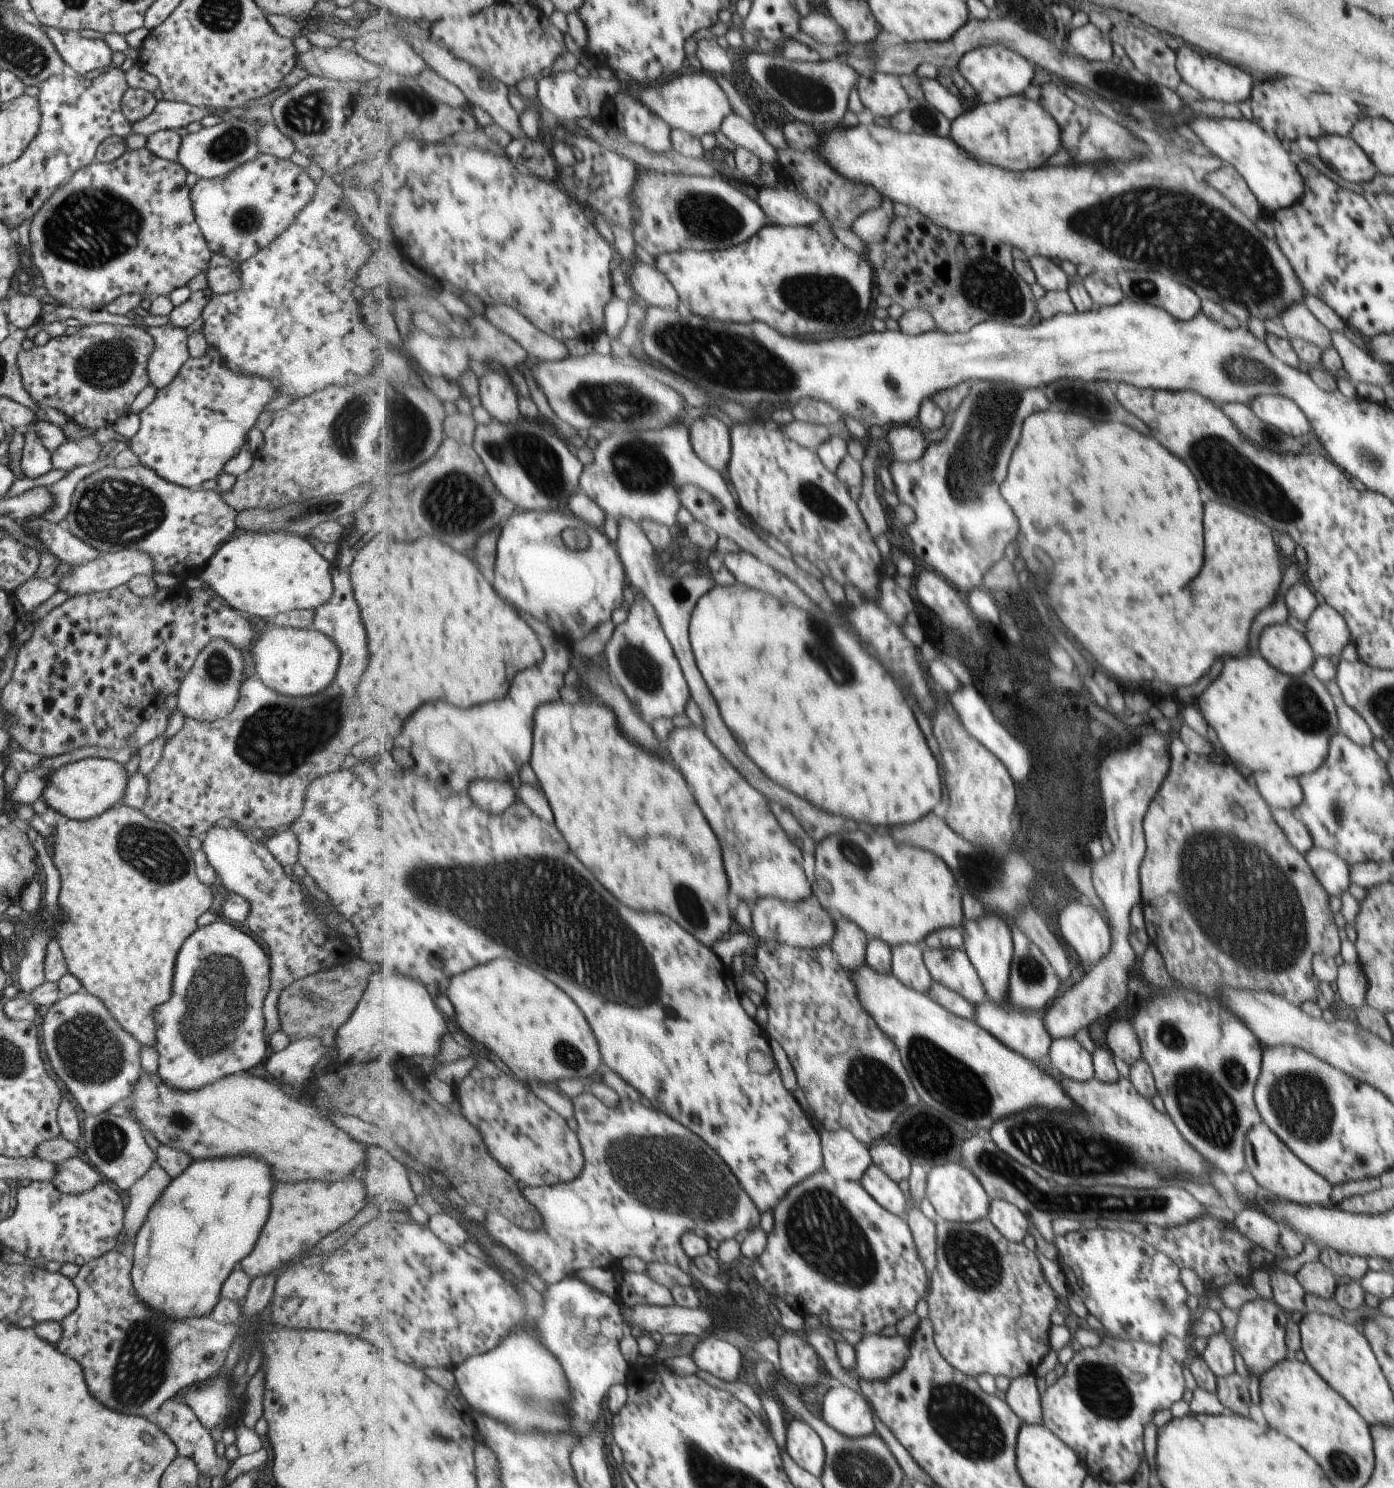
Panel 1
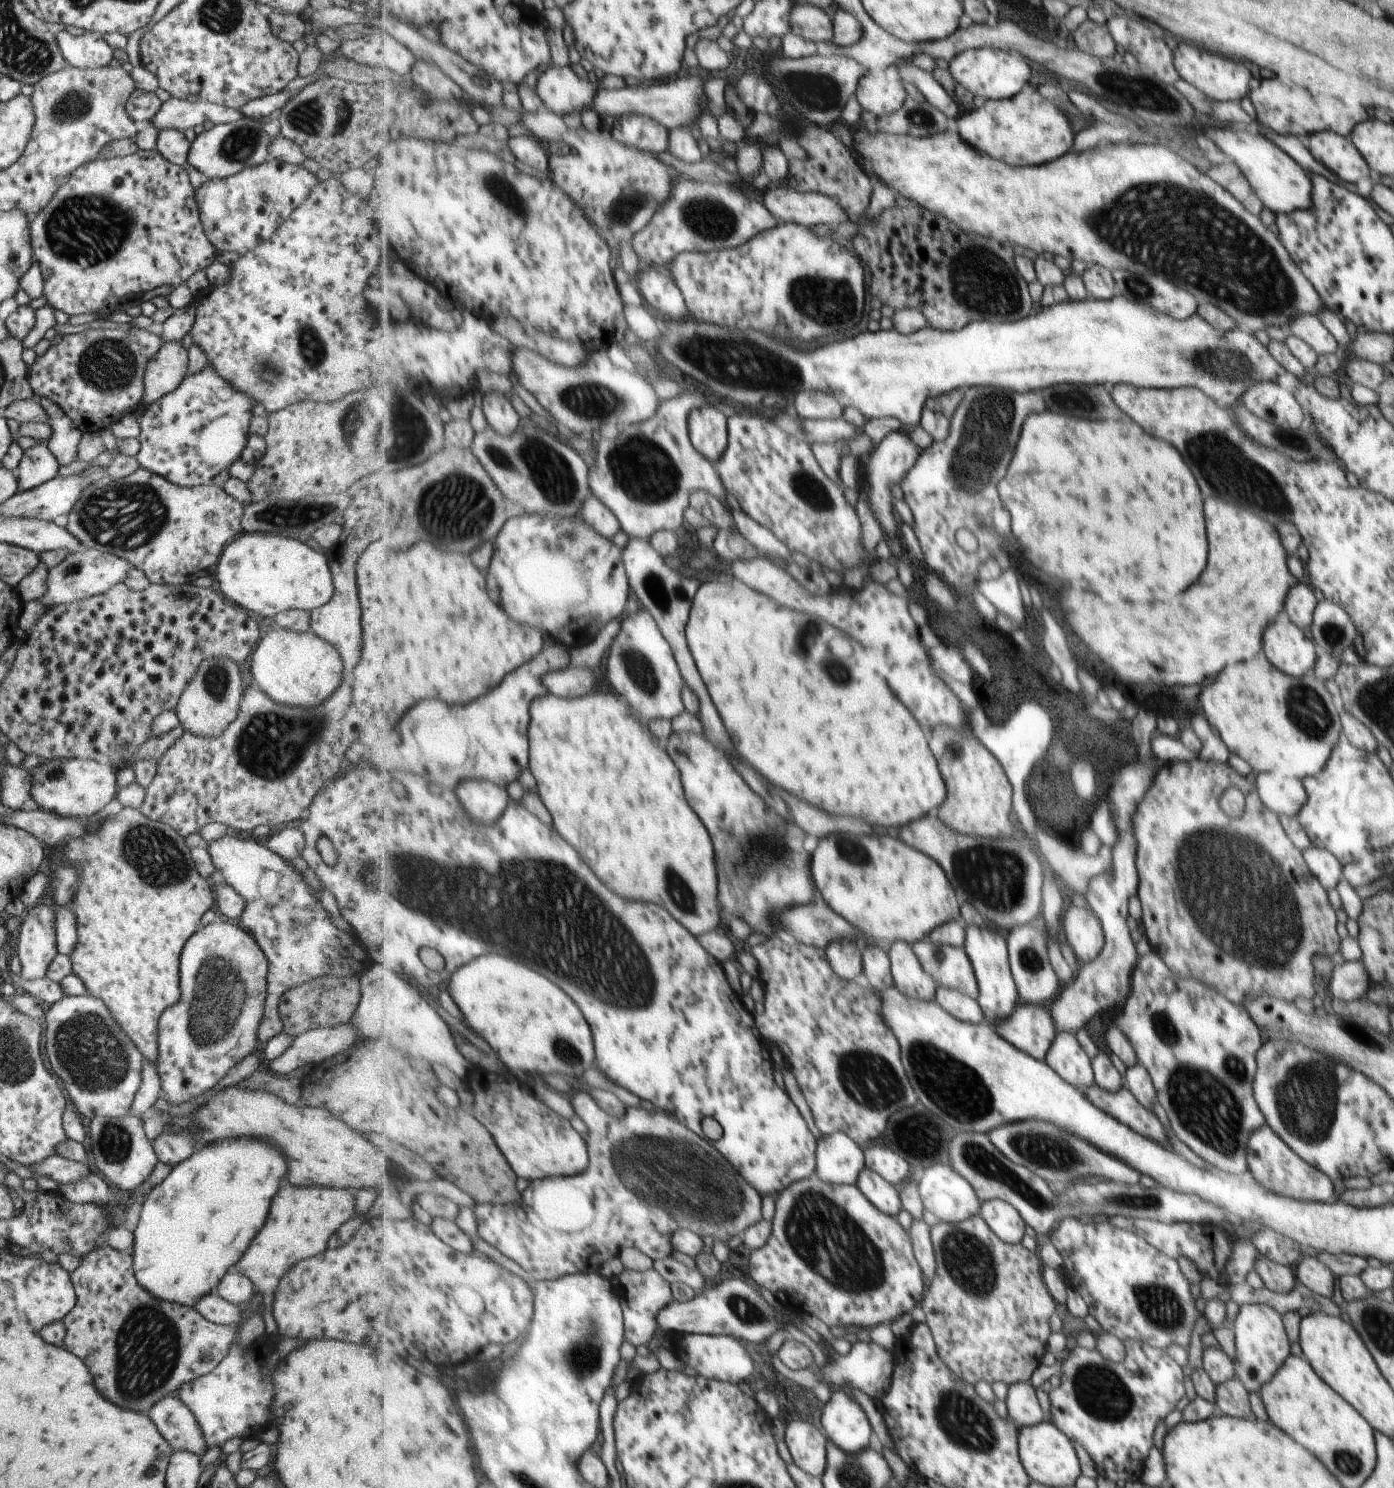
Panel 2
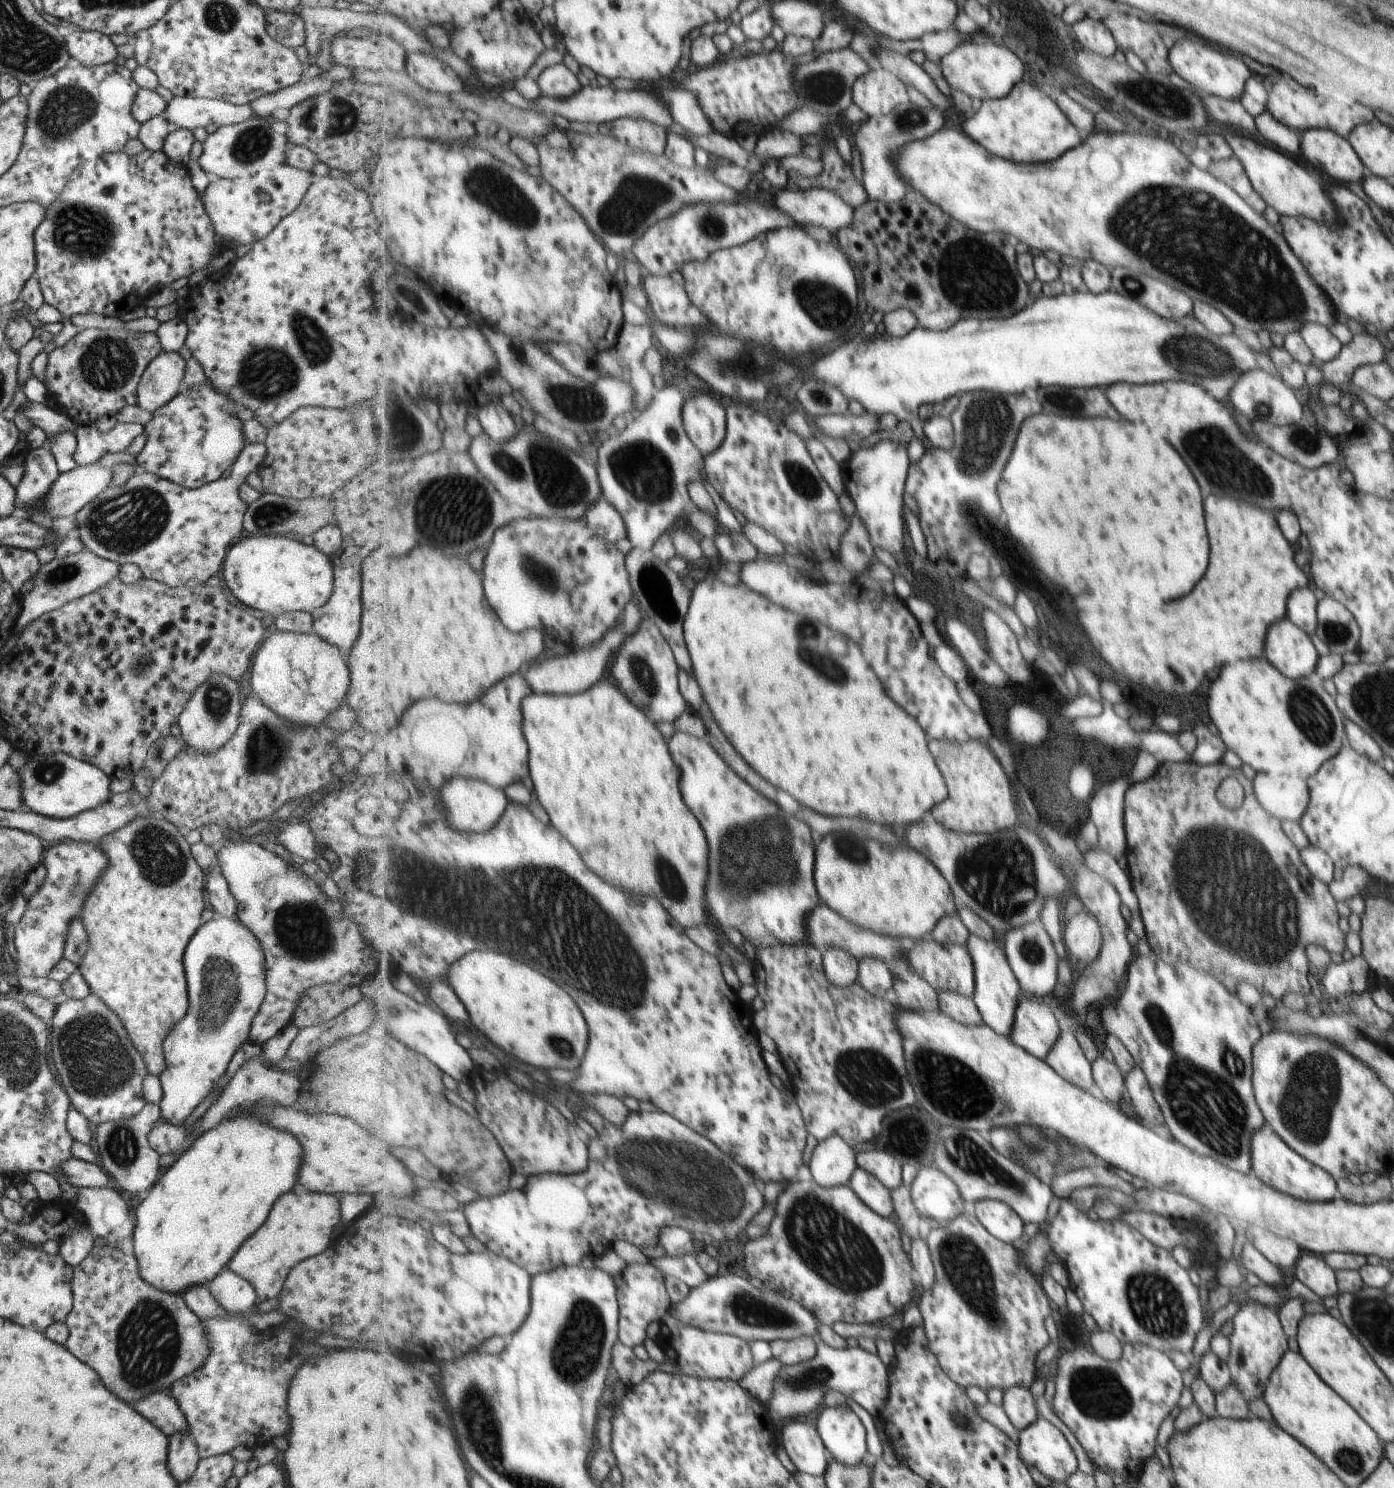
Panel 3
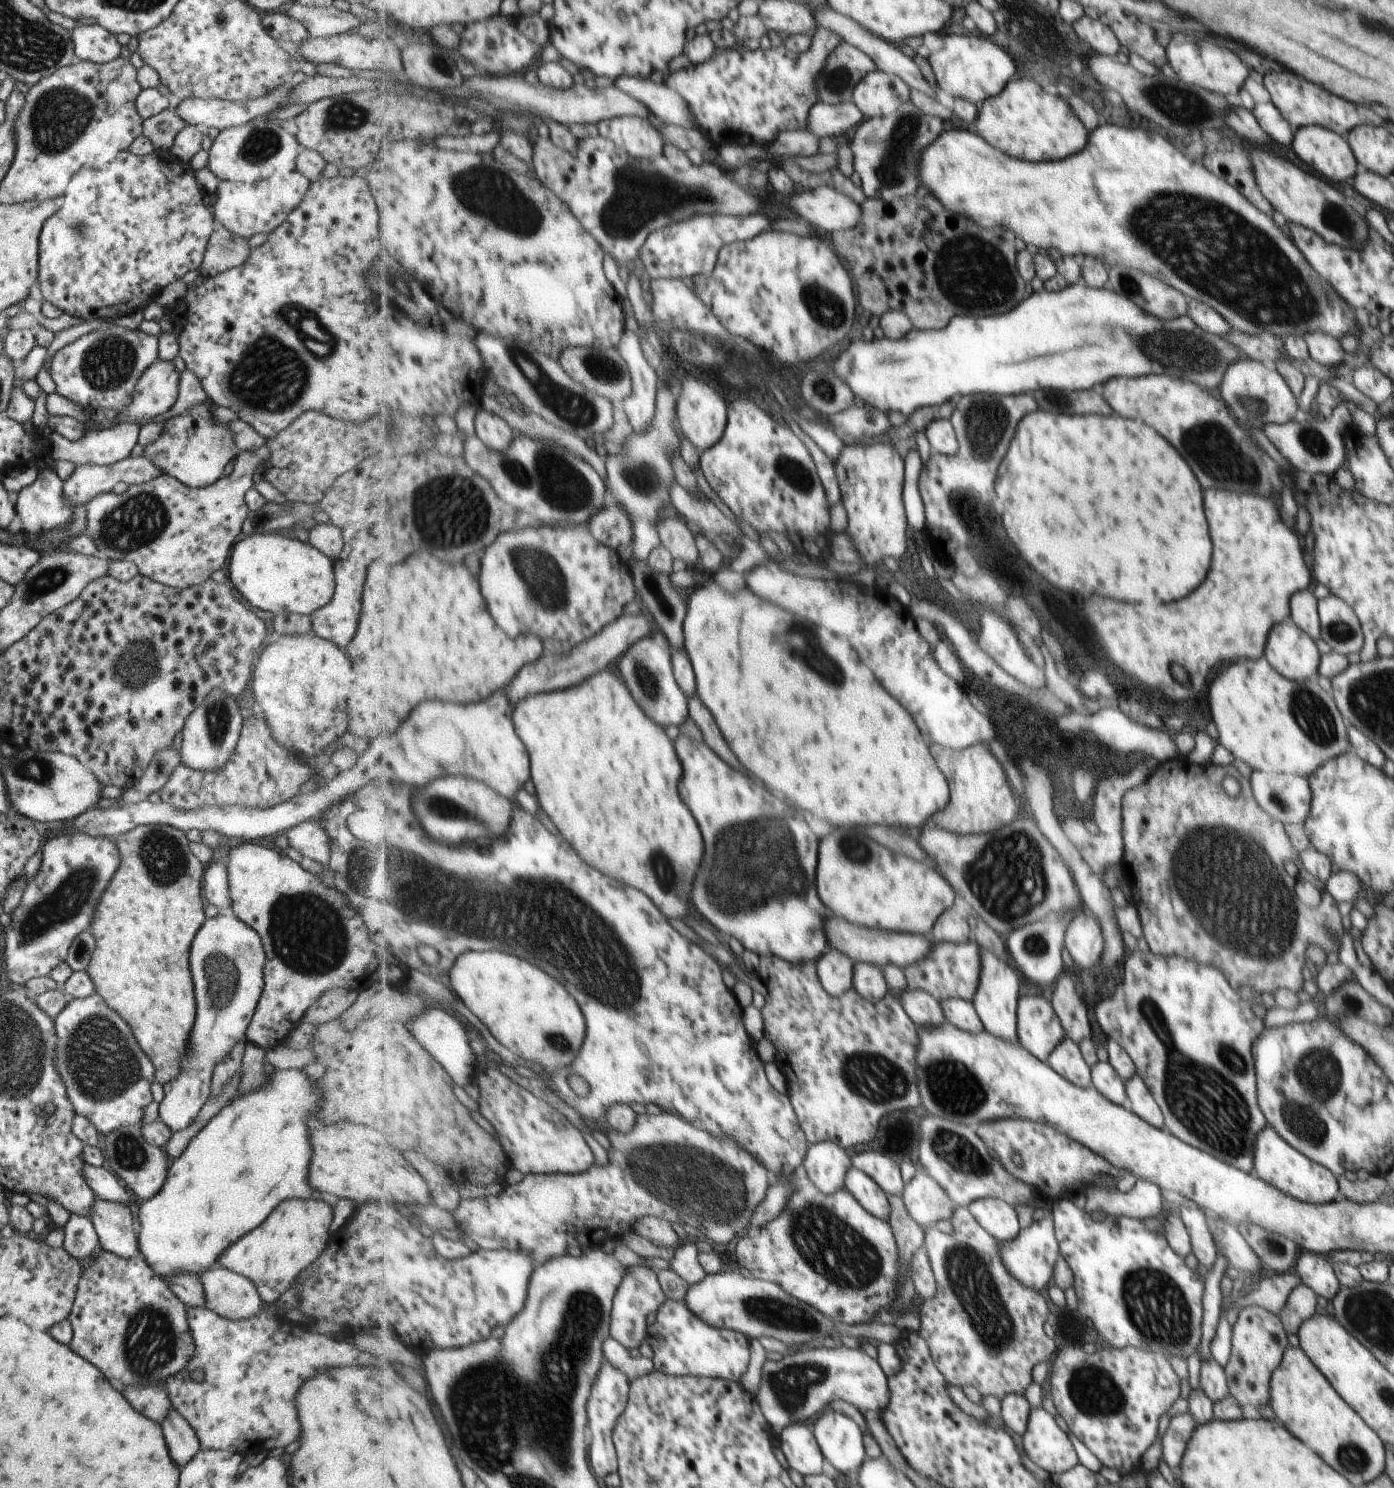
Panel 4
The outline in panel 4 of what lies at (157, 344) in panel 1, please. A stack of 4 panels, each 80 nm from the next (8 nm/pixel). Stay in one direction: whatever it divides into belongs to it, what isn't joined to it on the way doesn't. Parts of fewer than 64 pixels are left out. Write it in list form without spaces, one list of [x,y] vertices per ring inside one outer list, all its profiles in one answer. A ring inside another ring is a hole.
[[[156,359],[135,382],[131,402],[116,411],[113,426],[135,424],[141,427],[168,411],[177,399],[179,374],[171,362]]]

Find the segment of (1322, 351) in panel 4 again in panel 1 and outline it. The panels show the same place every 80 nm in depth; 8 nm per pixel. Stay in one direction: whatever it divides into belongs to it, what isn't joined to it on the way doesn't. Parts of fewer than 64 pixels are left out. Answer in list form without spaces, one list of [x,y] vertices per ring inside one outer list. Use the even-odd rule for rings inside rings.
[[[1295,301],[1289,308],[1283,309],[1279,317],[1289,340],[1301,339],[1321,350],[1331,345],[1330,332],[1315,319],[1303,302]]]

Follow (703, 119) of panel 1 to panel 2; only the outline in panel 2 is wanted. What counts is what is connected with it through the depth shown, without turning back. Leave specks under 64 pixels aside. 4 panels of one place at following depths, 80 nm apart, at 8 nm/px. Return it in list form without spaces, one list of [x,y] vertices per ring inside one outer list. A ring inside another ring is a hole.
[[[689,76],[689,78],[681,78],[669,84],[653,84],[653,86],[639,86],[639,88],[627,88],[627,90],[619,90],[619,92],[611,92],[611,88],[603,88],[601,86],[593,98],[593,104],[589,108],[583,108],[583,111],[589,110],[598,116],[600,120],[611,117],[614,119],[623,118],[623,116],[631,116],[641,114],[647,118],[657,118],[655,122],[661,122],[663,126],[667,126],[669,131],[675,128],[689,128],[697,138],[701,138],[701,130],[697,126],[699,118],[705,112],[711,112],[709,106],[709,96],[707,96],[707,88],[705,88],[705,80],[701,76]]]

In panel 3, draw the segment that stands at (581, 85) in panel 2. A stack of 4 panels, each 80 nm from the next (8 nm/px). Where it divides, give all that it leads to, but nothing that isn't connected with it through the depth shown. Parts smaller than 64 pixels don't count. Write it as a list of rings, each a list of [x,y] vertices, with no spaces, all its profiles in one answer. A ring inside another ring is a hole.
[[[563,63],[544,69],[538,77],[538,83],[542,94],[551,98],[569,98],[581,92],[582,88],[579,78]]]

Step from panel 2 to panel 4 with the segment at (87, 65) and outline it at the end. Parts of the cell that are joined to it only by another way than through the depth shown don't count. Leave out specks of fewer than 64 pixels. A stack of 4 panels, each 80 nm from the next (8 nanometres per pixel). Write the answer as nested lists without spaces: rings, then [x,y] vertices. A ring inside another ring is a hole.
[[[97,24],[77,26],[70,30],[70,36],[78,60],[101,65],[120,56],[121,48],[115,35]]]

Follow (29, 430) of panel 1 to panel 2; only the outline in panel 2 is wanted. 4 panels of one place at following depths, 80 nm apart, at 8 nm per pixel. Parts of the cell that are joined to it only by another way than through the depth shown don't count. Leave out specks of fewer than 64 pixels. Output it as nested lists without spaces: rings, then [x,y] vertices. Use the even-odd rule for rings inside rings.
[[[35,444],[23,450],[23,456],[15,469],[17,492],[31,490],[43,482],[53,479],[58,472],[58,465],[53,454],[45,444]]]

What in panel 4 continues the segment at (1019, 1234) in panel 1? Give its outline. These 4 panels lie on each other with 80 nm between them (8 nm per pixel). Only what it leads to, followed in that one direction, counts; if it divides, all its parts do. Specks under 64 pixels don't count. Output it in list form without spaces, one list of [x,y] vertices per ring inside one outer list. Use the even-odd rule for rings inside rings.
[[[983,1198],[973,1202],[969,1210],[979,1224],[1002,1242],[1010,1242],[1019,1236],[1019,1216],[1009,1203],[995,1198]]]

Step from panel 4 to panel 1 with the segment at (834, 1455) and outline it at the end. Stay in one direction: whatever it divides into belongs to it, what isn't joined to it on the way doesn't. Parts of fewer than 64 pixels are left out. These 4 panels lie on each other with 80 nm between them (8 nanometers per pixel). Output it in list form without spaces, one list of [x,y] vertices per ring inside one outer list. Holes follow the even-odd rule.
[[[833,1386],[821,1407],[825,1422],[847,1438],[867,1438],[876,1433],[874,1410],[862,1392]]]

